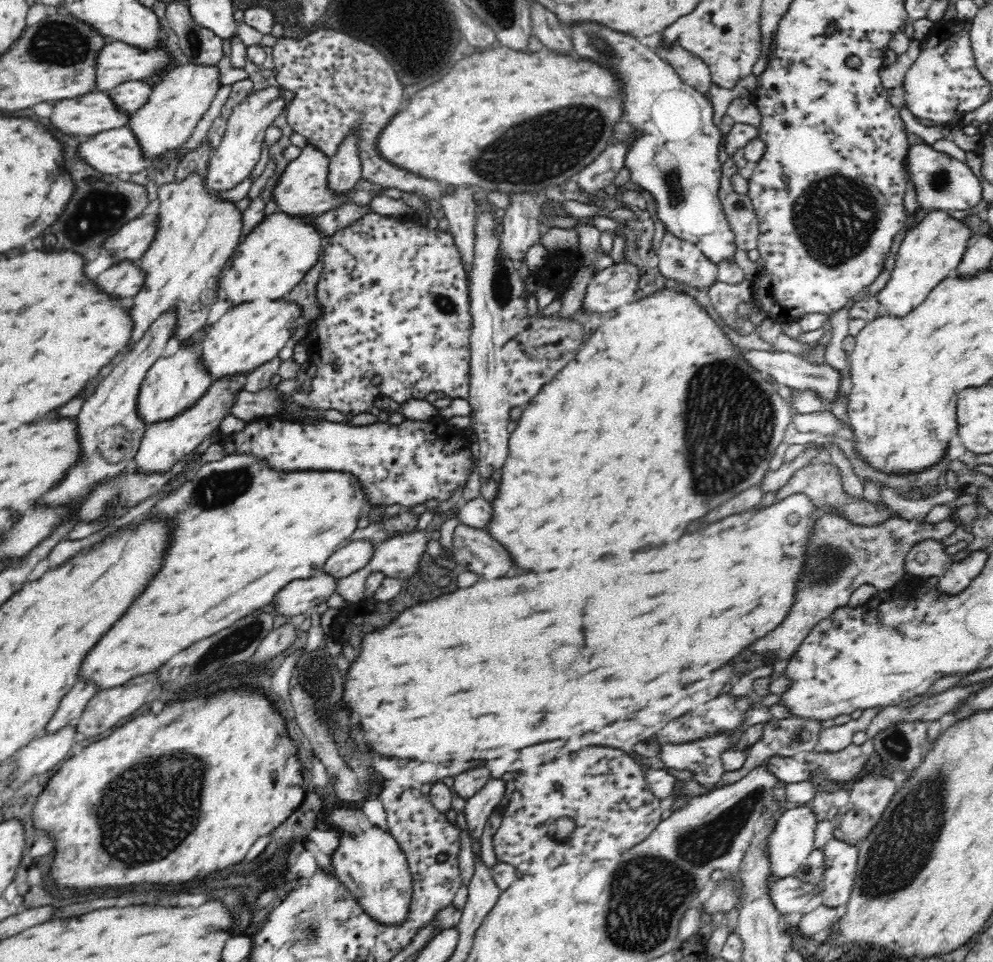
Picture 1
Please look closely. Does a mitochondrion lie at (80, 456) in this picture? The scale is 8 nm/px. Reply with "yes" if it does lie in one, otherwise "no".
no

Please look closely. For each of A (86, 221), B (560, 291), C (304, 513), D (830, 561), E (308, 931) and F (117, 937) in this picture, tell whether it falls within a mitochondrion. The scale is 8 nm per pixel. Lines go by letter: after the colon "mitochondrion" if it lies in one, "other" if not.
A: mitochondrion
B: other
C: other
D: mitochondrion
E: mitochondrion
F: other

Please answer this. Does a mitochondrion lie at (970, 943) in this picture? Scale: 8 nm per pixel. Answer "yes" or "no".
no

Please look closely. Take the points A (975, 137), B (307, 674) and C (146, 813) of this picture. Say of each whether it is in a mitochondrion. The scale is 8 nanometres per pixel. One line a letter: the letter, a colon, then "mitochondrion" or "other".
A: other
B: mitochondrion
C: mitochondrion

